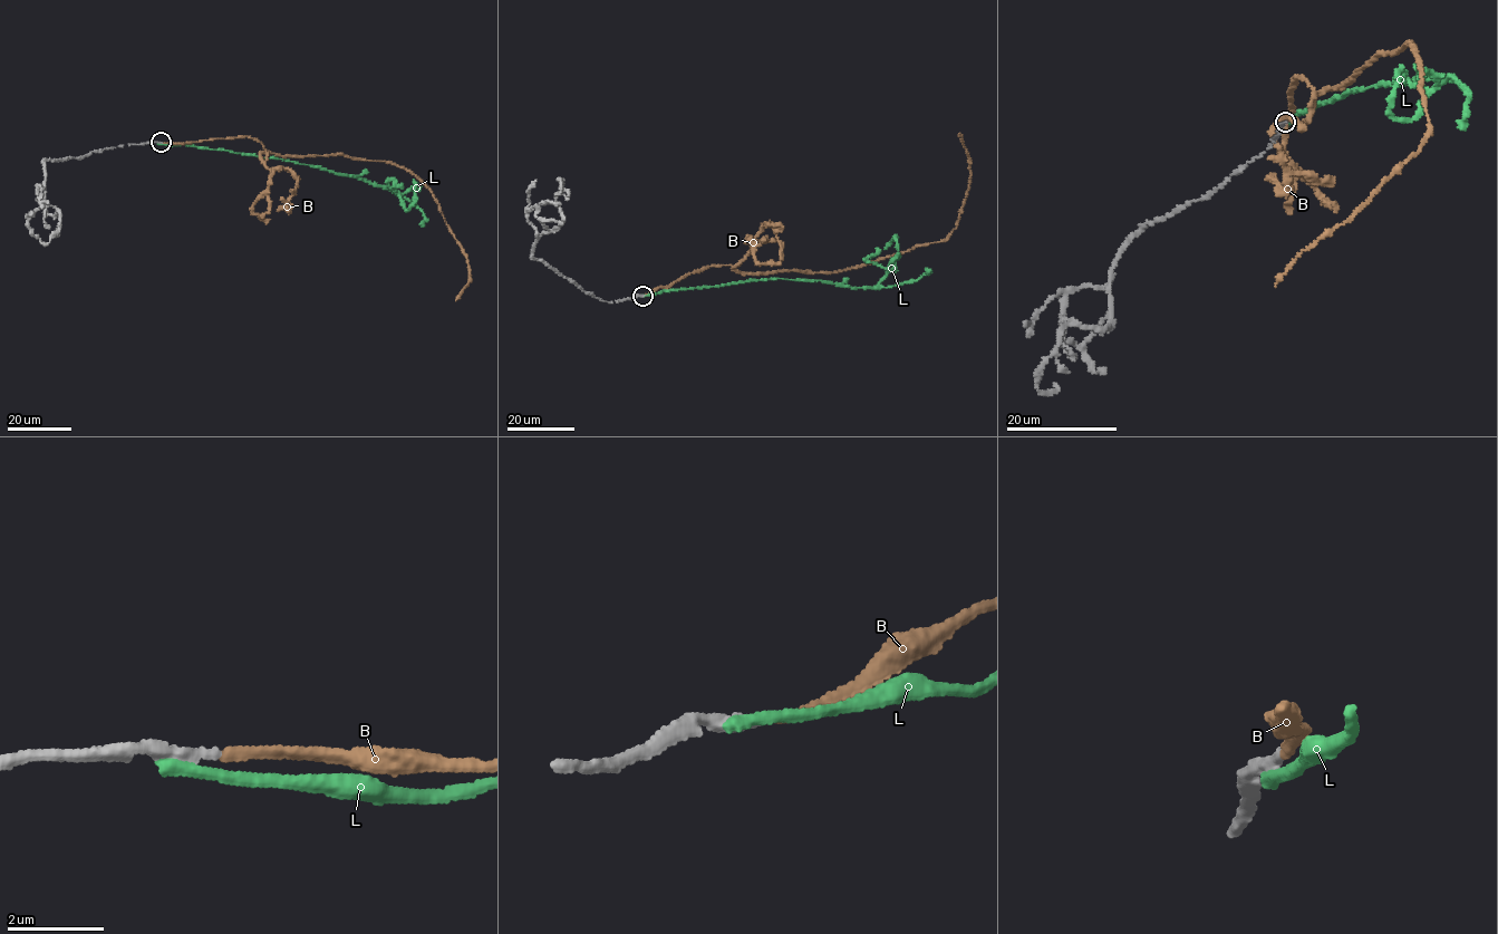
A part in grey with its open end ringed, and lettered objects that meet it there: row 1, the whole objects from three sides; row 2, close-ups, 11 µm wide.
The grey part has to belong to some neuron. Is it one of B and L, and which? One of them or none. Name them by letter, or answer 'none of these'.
B

